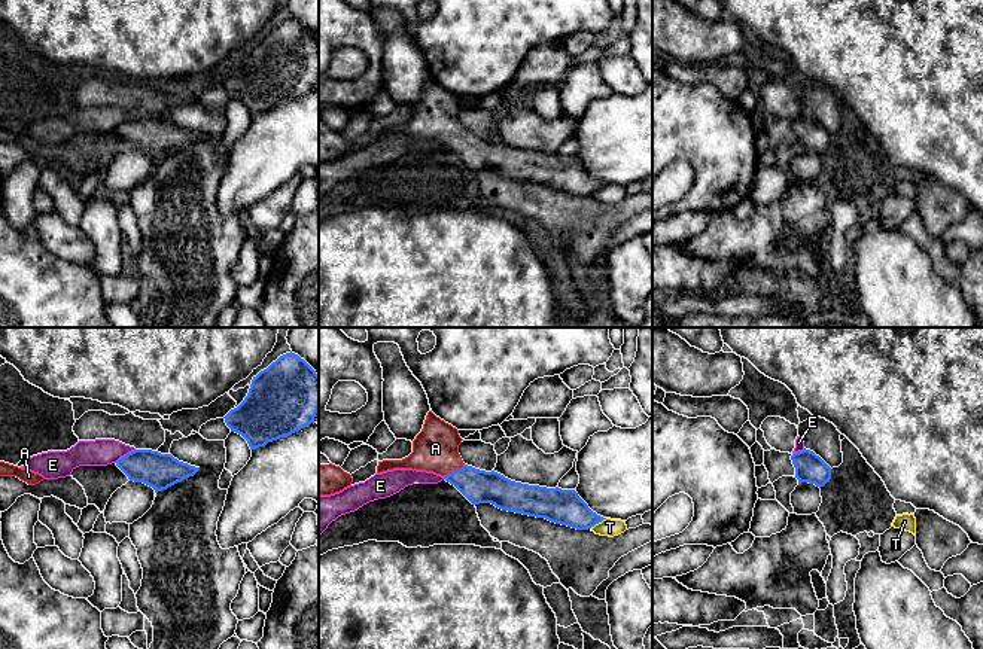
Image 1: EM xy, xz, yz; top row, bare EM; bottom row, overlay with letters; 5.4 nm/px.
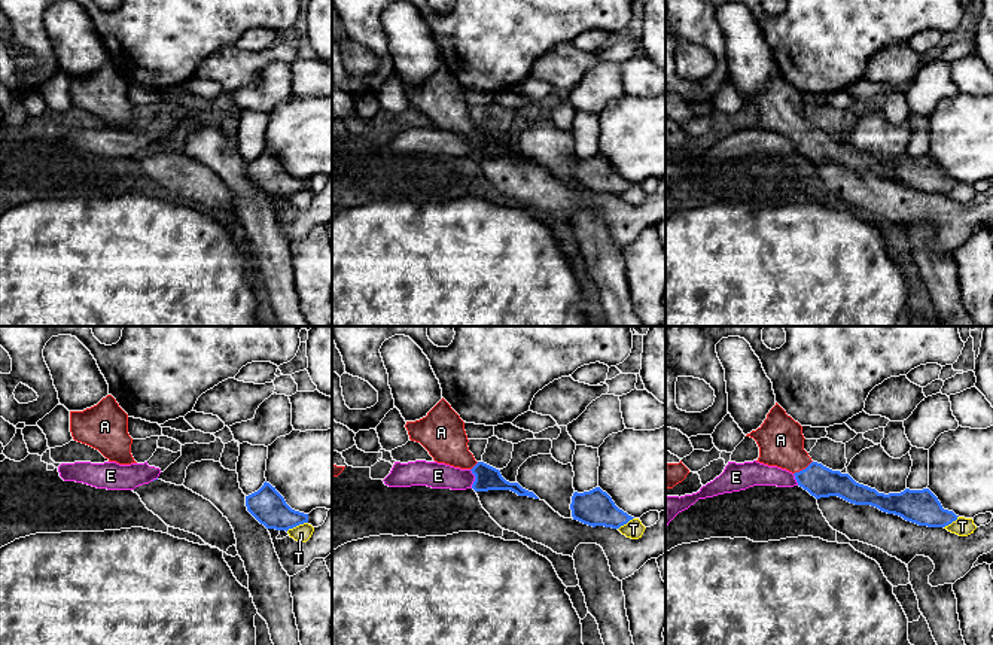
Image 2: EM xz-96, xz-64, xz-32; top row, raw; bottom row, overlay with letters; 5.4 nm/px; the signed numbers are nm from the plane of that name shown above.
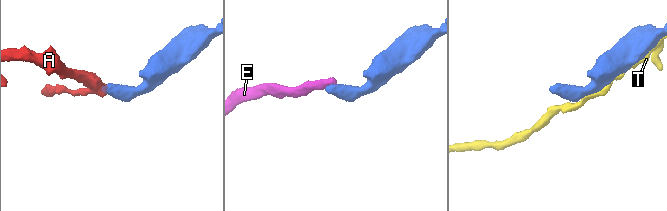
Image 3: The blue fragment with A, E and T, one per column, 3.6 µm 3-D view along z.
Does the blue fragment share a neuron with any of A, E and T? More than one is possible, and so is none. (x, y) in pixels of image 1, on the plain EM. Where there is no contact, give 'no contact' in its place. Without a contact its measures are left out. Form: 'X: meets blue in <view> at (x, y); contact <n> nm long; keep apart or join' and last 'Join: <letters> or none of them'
A: meets blue in xz at (456, 137); contact 140 nm long; join
E: meets blue in xy at (124, 122); contact 130 nm long; keep apart
T: meets blue in xz at (597, 189); contact 110 nm long; keep apart
Join: A

